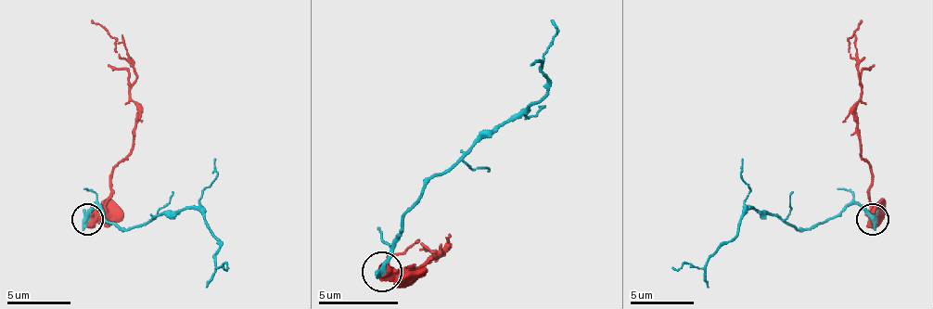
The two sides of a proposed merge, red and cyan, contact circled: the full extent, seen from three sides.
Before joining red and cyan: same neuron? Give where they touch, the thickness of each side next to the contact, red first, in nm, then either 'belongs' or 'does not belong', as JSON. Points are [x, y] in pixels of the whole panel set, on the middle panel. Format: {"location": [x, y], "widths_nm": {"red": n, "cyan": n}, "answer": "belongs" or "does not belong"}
{"location": [381, 271], "widths_nm": {"red": 800, "cyan": 500}, "answer": "does not belong"}

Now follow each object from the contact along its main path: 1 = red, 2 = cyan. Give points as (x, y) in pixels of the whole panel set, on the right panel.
1: (874, 218), (870, 171), (861, 145), (854, 109), (861, 97), (861, 69), (848, 49), (848, 40), (861, 20)
2: (874, 218), (857, 205), (845, 205), (832, 218), (790, 227), (749, 209), (701, 269), (673, 265)

